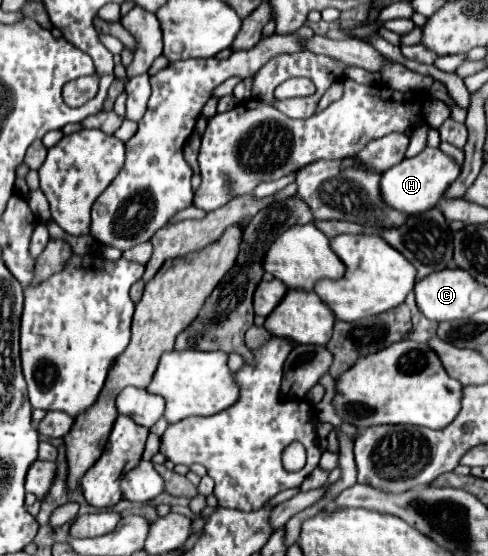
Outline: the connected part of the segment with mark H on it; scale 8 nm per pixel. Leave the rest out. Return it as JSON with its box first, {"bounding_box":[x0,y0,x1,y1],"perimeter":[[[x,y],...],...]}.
{"bounding_box":[380,148,460,214],"perimeter":[[[424,148],[414,158],[404,158],[400,164],[390,168],[380,176],[380,198],[388,208],[404,214],[420,214],[428,208],[434,208],[438,198],[446,192],[460,174],[460,166],[438,148]]]}

